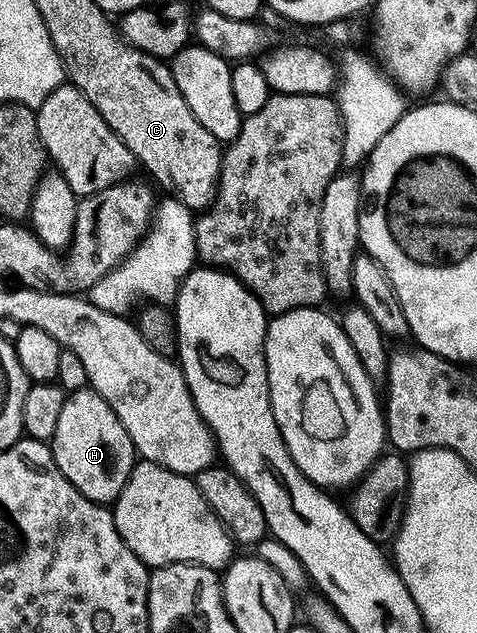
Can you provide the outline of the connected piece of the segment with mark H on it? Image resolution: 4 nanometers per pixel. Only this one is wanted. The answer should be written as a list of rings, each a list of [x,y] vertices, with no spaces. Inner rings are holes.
[[[90,386],[68,395],[61,406],[57,434],[49,443],[61,474],[65,474],[65,478],[94,504],[107,506],[116,500],[137,463],[135,444],[125,426],[118,420],[109,402]]]

